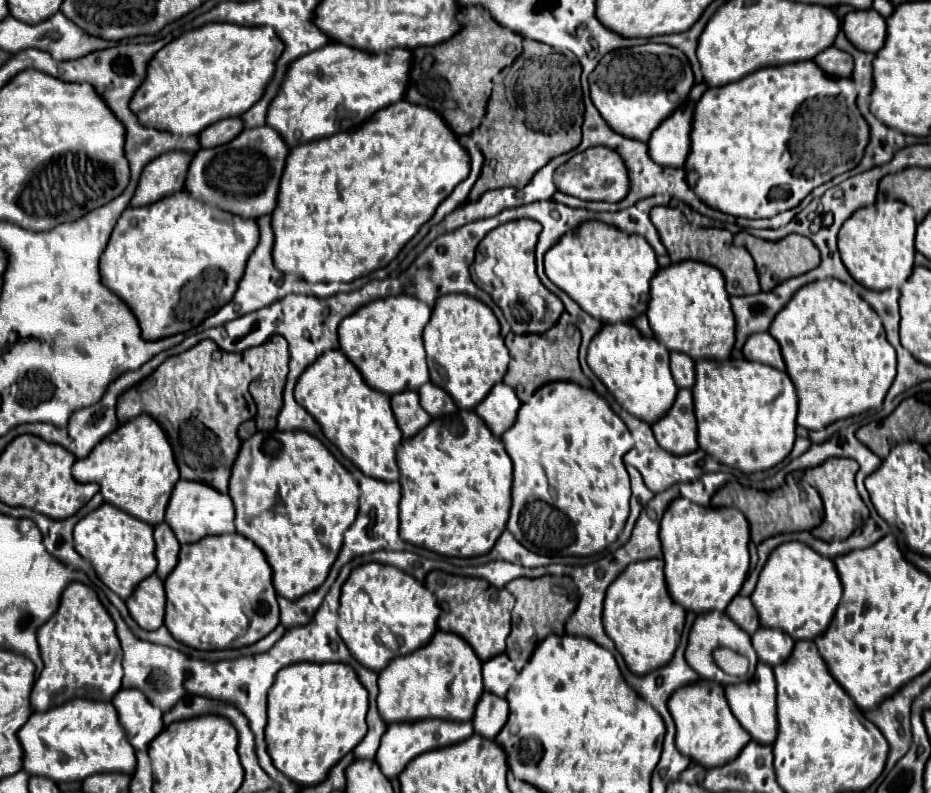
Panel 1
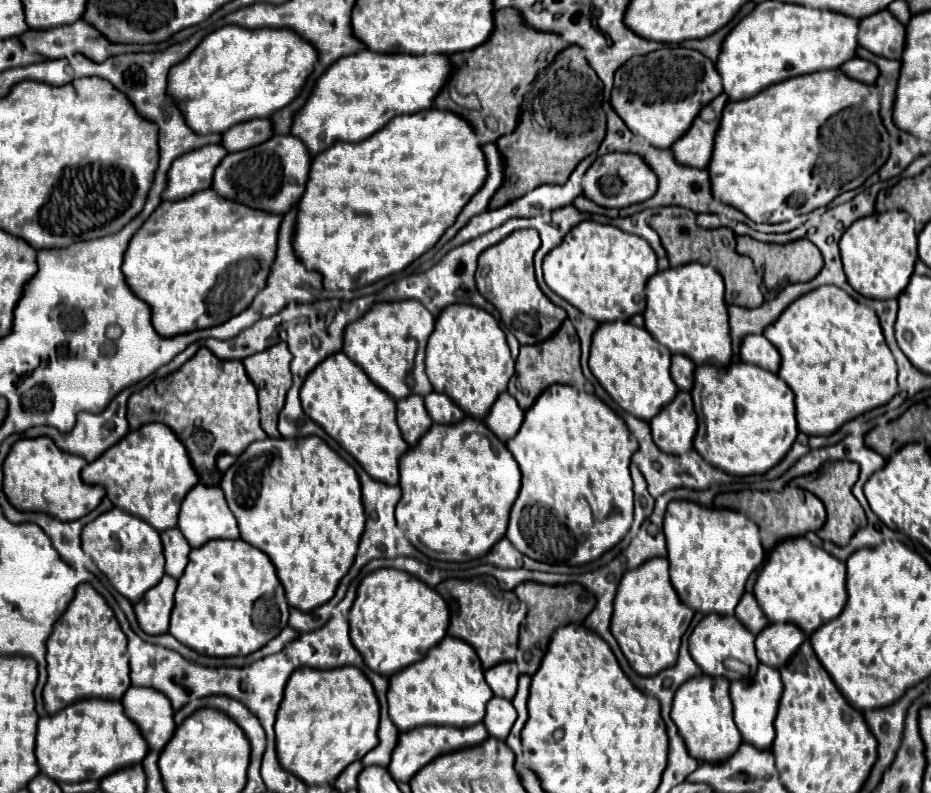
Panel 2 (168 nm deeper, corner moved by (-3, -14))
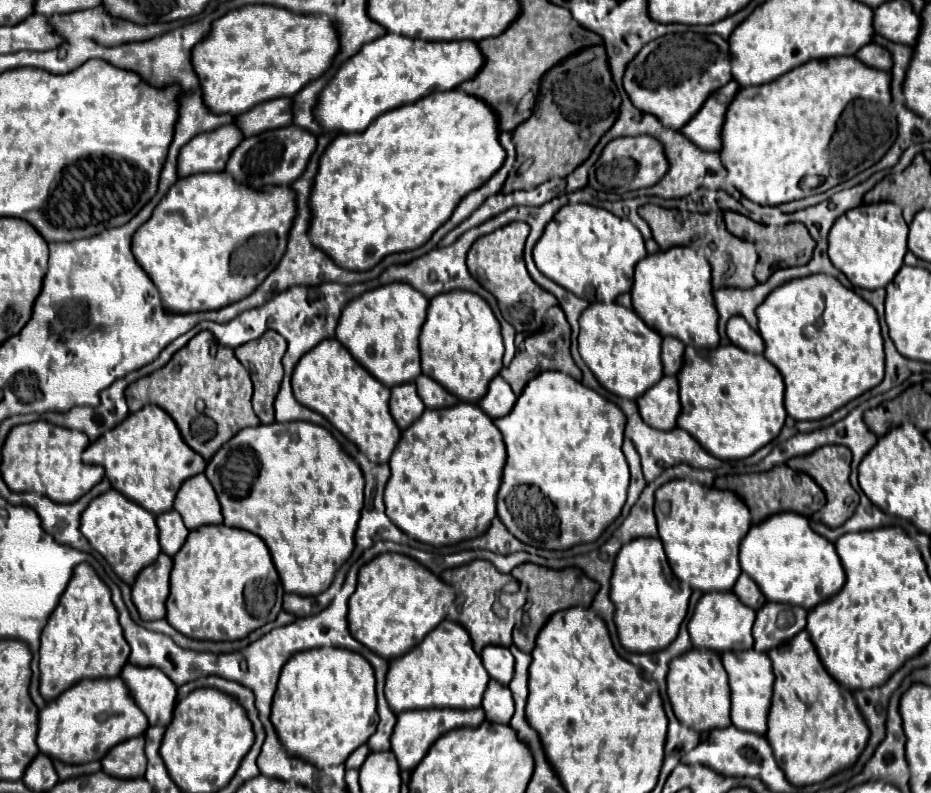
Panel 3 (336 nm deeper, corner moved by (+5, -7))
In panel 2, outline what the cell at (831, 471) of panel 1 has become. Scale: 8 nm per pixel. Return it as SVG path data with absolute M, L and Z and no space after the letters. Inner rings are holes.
M836 461L836 463L826 463L820 469L816 469L816 473L798 477L796 483L804 489L808 489L810 493L814 493L826 507L828 511L828 521L824 523L824 527L818 531L818 537L828 539L836 545L844 545L850 541L850 537L862 529L866 525L866 515L864 509L860 507L860 503L856 501L856 497L852 495L852 485L858 481L858 465L852 461Z

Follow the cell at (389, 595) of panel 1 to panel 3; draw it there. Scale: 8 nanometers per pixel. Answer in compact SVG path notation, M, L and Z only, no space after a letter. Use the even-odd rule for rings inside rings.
M380 554L358 572L356 592L348 600L348 630L354 640L384 660L412 650L448 614L454 592L438 576L402 554Z

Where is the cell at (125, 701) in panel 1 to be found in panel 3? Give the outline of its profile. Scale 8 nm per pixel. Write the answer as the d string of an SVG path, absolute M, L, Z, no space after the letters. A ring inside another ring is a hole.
M132 664L124 666L120 674L130 696L148 718L150 726L168 726L176 704L176 686L158 668L138 668Z

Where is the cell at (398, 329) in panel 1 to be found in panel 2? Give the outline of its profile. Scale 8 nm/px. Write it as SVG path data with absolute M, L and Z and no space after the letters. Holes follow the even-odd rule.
M414 299L376 303L376 307L370 307L360 319L346 327L342 351L396 401L408 395L428 395L432 385L426 375L424 355L434 323L436 319L430 315L430 311Z

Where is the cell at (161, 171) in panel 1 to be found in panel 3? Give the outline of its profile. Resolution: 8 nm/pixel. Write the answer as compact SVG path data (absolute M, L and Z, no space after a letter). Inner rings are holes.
M234 124L220 126L212 132L202 132L194 136L186 146L182 146L178 156L178 178L186 178L200 172L222 172L224 164L242 140Z

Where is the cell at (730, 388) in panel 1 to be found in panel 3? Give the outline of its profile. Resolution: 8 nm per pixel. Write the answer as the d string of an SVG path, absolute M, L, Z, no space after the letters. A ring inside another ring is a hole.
M718 346L716 350L702 354L698 348L686 348L684 364L678 372L682 412L678 416L678 428L686 430L698 444L720 460L742 460L756 450L772 442L786 420L784 408L784 382L782 374L760 354L748 354L736 346Z

